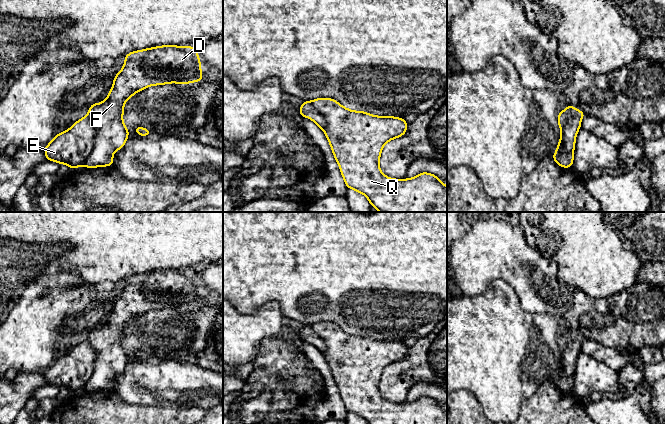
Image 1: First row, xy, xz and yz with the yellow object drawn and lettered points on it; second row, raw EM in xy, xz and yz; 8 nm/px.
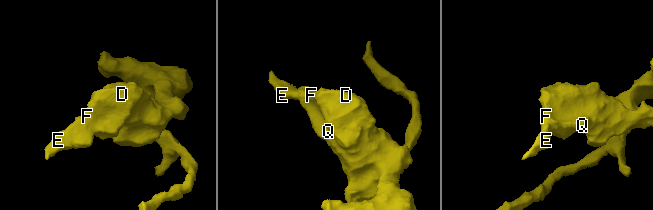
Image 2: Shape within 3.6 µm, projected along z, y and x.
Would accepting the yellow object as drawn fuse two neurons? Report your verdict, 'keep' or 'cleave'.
cleave

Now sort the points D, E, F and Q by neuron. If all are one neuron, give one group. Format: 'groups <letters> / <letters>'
groups D F Q / E

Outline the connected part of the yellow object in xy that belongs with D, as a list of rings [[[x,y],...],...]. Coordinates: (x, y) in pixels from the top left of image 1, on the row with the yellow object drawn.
[[[164,45],[130,52],[125,55],[125,63],[121,71],[115,75],[113,86],[107,98],[99,104],[90,105],[87,118],[96,128],[96,134],[93,149],[85,161],[85,167],[94,168],[113,165],[113,153],[120,150],[129,138],[128,128],[122,119],[124,103],[137,91],[142,91],[153,85],[188,84],[201,80],[203,80],[203,75],[196,46]]]

